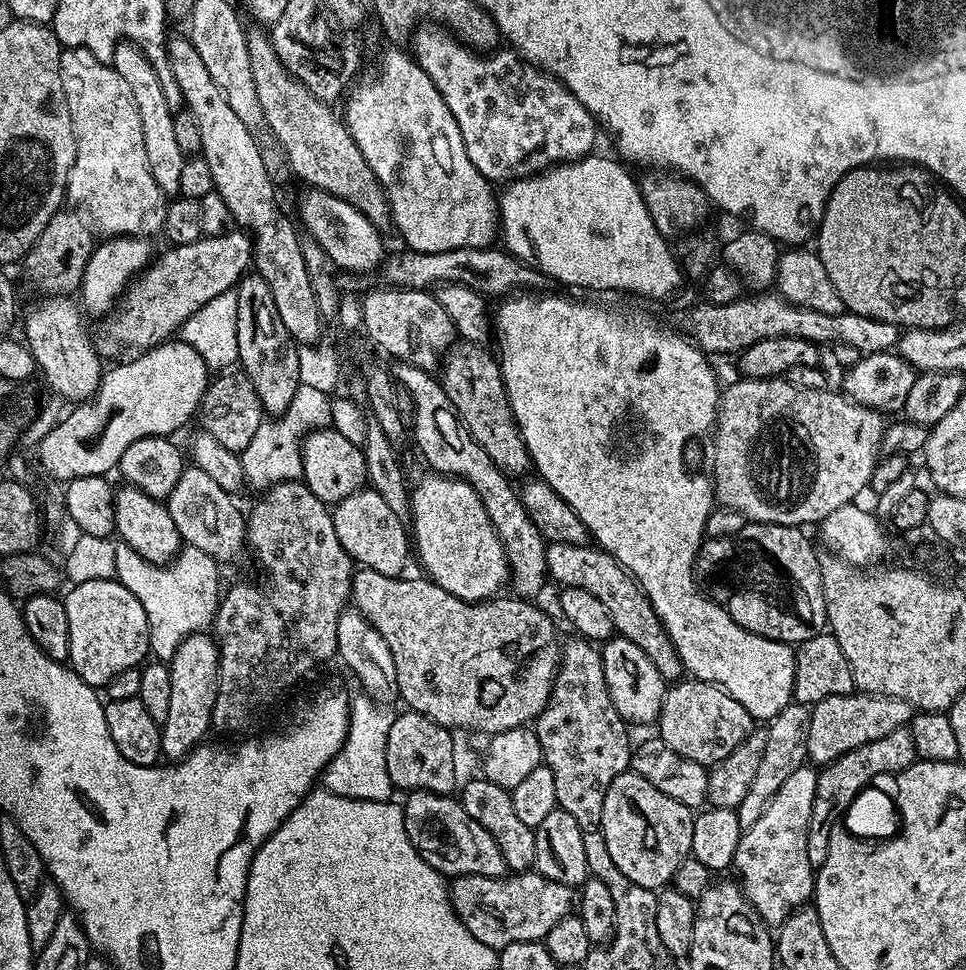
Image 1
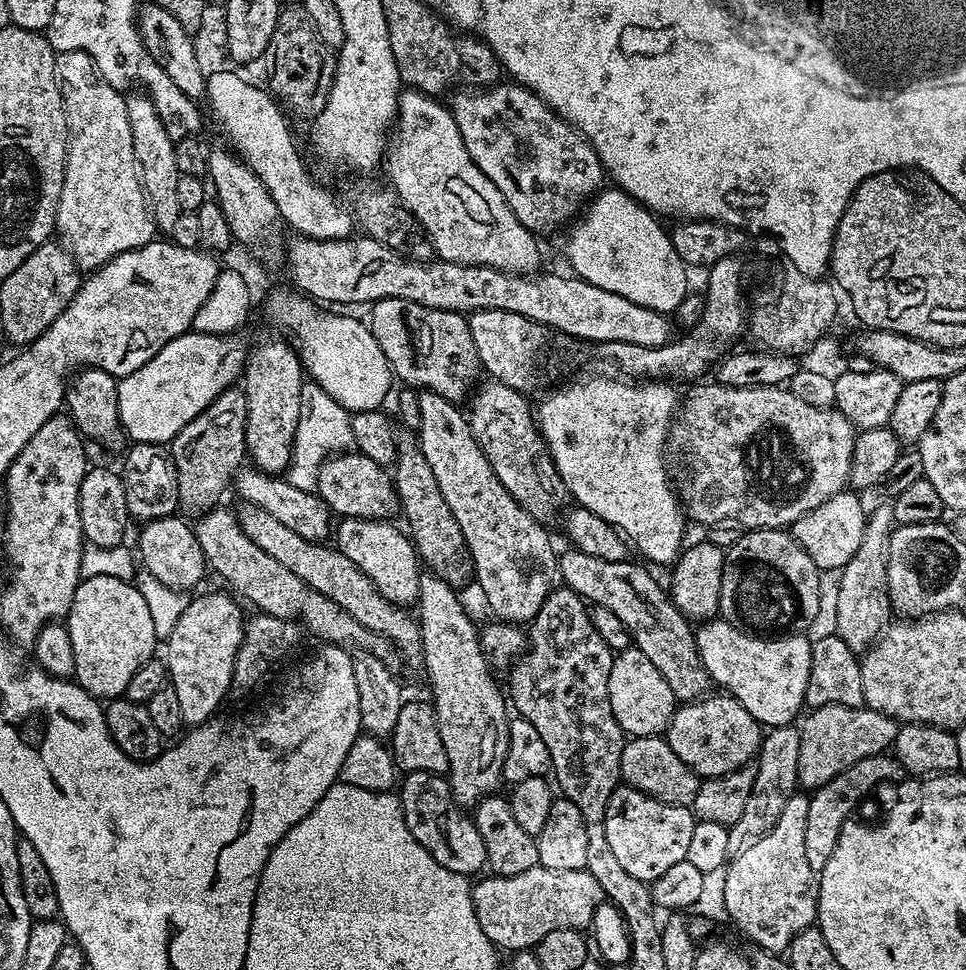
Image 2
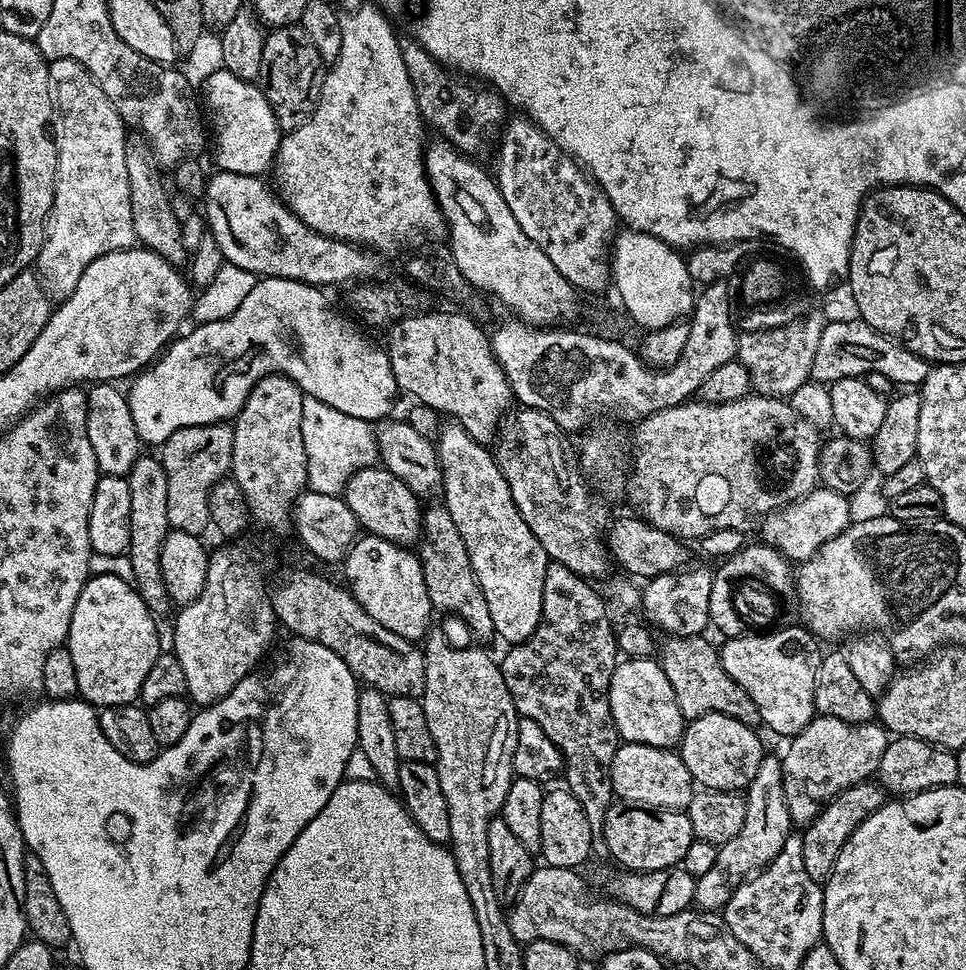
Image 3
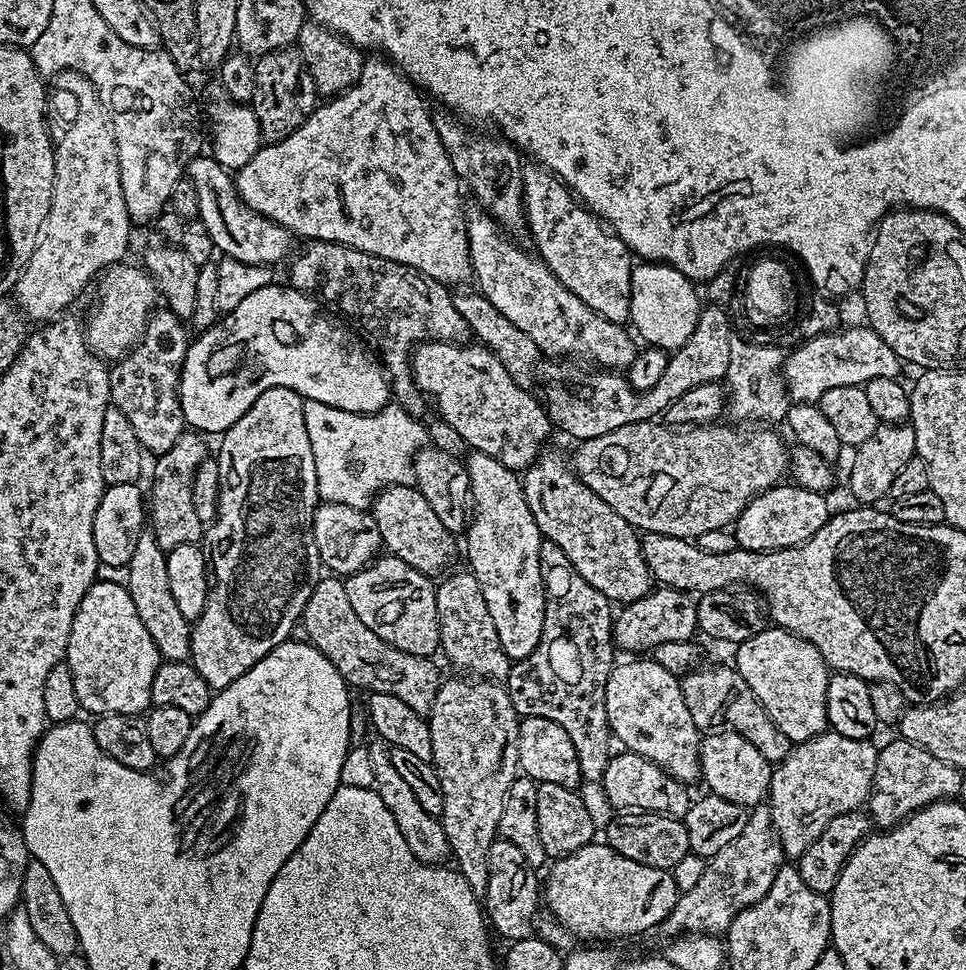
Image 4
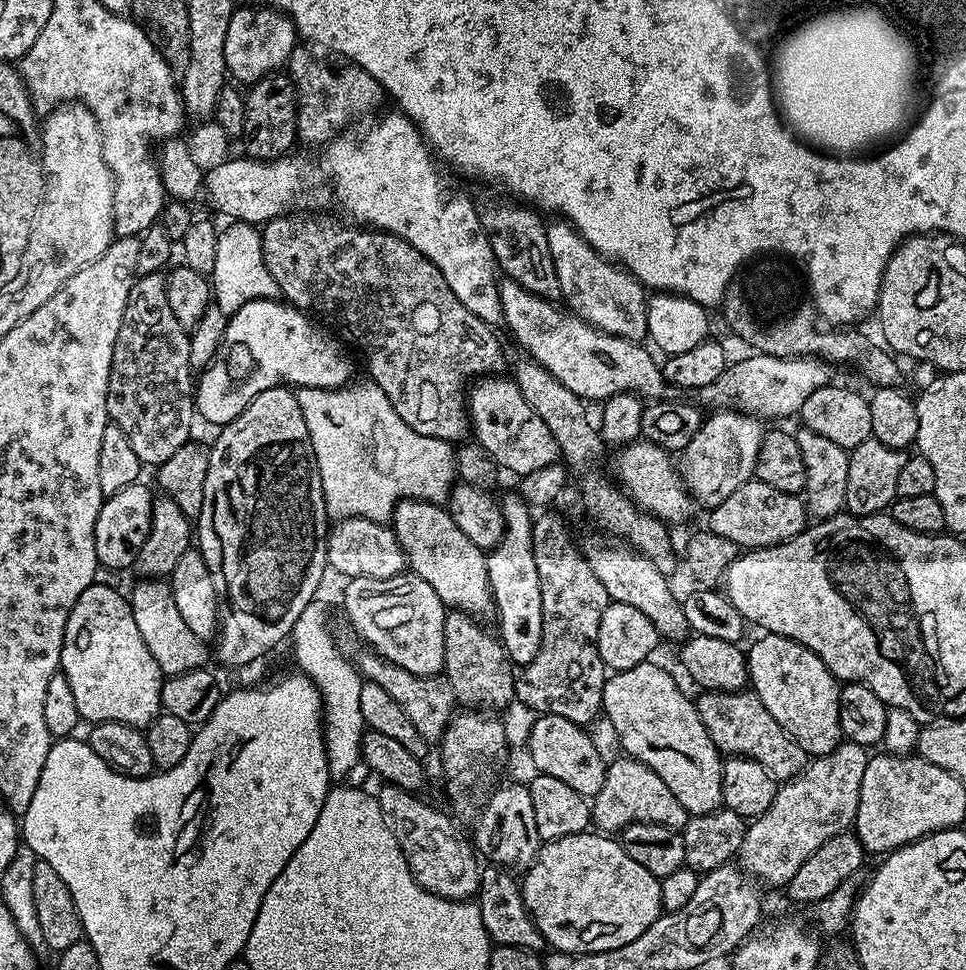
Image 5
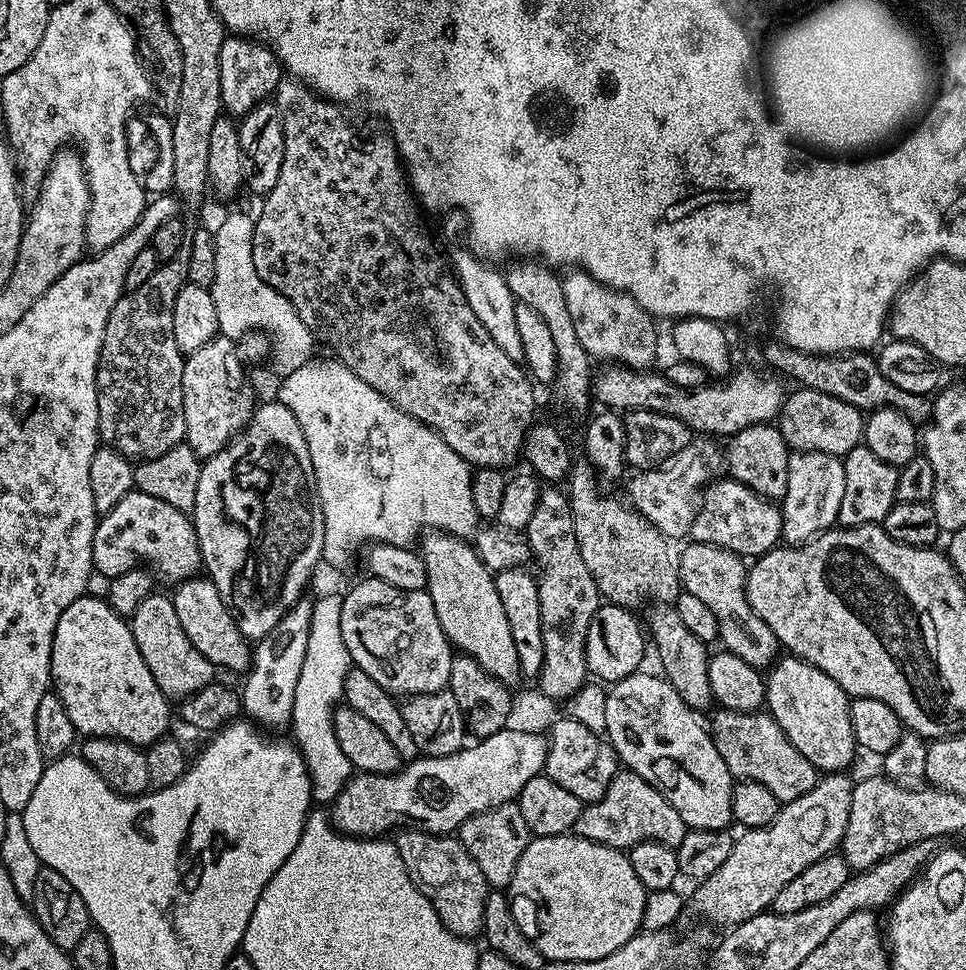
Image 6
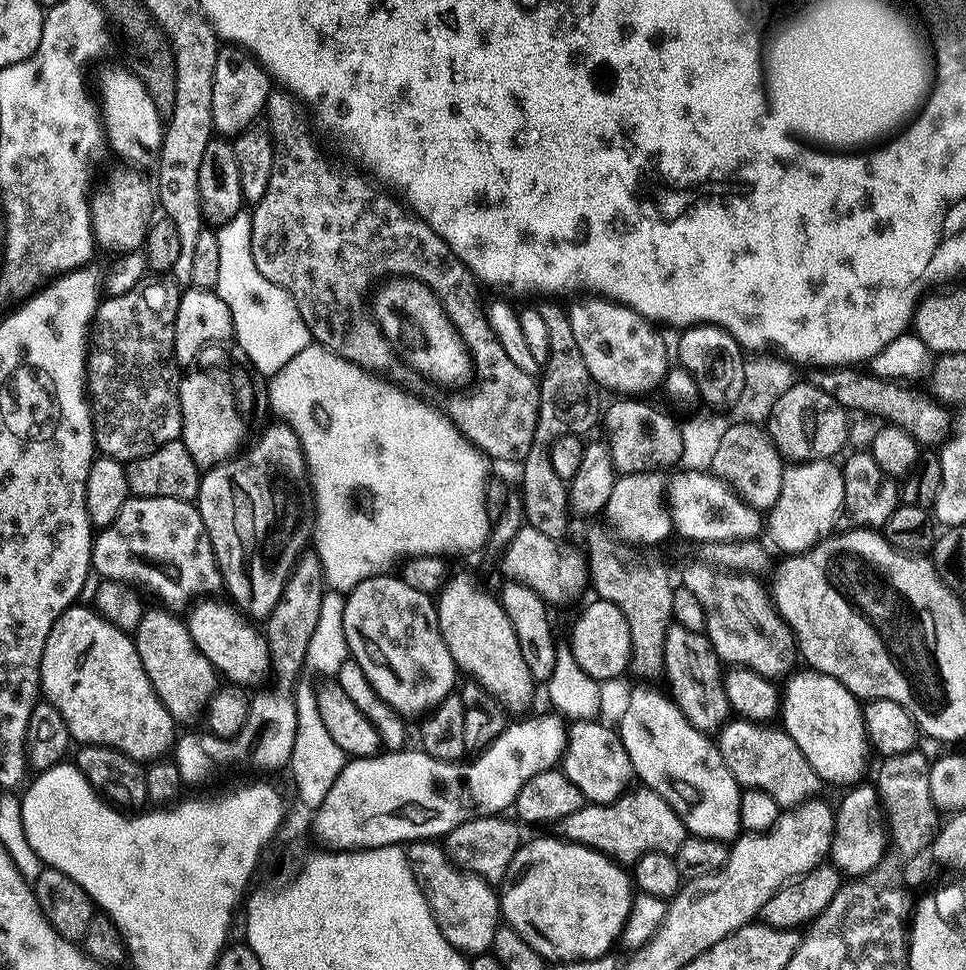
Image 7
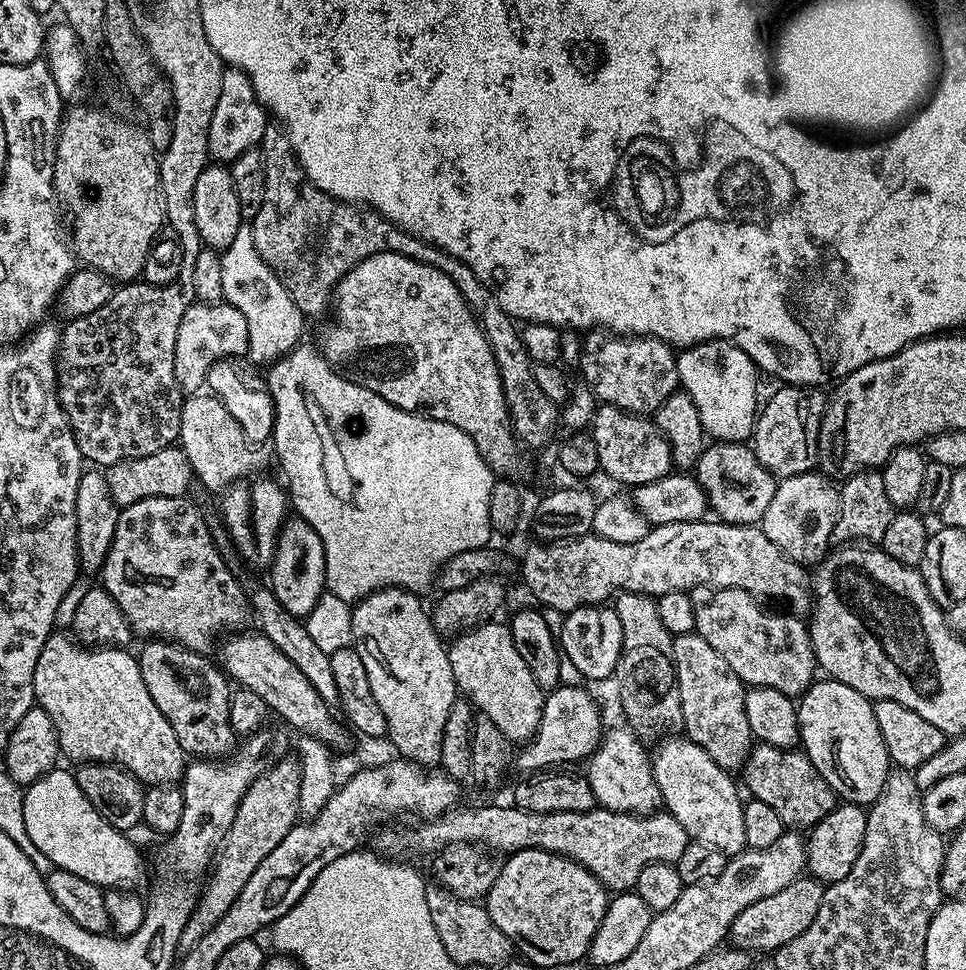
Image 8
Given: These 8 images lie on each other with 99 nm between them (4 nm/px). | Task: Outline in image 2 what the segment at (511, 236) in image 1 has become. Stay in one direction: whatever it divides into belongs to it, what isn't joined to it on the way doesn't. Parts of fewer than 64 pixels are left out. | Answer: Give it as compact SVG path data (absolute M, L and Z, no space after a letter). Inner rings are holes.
M615 186L605 187L592 197L583 209L582 215L575 221L572 233L564 244L564 256L573 273L580 279L594 286L602 286L602 290L610 290L614 294L622 294L622 298L630 298L630 302L638 302L638 306L646 306L655 312L675 313L676 308L690 293L688 287L689 269L678 258L678 250L674 250L671 235L660 224L653 213L649 212L632 196L627 196L622 189Z

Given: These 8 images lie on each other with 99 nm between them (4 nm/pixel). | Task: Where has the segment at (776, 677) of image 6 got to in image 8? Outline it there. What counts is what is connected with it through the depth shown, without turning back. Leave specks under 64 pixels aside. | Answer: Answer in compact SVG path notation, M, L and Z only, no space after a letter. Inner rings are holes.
M820 679L798 700L802 751L841 801L871 806L890 773L888 750L882 730L878 730L873 701L842 682Z

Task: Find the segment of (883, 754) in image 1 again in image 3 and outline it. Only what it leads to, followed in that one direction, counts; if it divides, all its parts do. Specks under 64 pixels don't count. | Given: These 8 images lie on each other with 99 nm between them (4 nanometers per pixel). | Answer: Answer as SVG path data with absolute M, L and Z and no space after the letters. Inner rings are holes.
M866 779L861 784L851 784L825 804L822 811L806 825L802 832L802 858L806 865L806 874L821 882L827 880L850 834L854 834L854 830L858 830L858 826L862 826L862 822L866 822L866 818L874 814L874 810L881 808L885 799L885 789L879 783Z

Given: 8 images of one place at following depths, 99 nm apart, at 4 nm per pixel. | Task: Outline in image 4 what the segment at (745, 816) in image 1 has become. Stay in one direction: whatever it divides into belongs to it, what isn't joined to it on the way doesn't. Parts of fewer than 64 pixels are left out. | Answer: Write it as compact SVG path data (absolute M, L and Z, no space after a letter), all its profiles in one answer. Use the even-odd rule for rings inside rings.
M767 803L757 804L748 812L746 830L742 830L742 834L738 834L738 838L734 838L730 846L718 850L718 854L714 854L705 863L702 879L691 890L681 892L680 900L662 925L663 931L672 932L668 934L703 934L715 937L727 933L730 922L734 922L739 912L746 910L746 906L754 906L754 902L766 898L766 890L774 886L774 878L785 864L784 848L776 836L776 827L772 825L772 809Z

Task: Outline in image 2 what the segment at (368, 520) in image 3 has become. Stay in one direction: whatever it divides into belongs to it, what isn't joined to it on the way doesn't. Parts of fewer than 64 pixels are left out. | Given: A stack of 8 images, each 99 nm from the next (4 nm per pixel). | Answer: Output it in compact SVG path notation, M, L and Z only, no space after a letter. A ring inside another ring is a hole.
M349 450L329 456L316 475L316 492L323 500L329 513L340 518L353 520L388 520L397 515L398 501L393 477L374 458L366 458L362 453Z

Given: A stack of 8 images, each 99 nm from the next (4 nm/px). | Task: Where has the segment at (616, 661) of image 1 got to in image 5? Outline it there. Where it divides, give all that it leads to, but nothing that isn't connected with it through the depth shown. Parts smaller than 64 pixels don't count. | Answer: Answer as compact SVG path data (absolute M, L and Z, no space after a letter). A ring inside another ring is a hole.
M645 662L609 675L604 681L603 715L608 715L620 744L633 760L640 760L682 802L689 817L710 814L724 803L722 753L714 746L693 697L676 685L664 668Z

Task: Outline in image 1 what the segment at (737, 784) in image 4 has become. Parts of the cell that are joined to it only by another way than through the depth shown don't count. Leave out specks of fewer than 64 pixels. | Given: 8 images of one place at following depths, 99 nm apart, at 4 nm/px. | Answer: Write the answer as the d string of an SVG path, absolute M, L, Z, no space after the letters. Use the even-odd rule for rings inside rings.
M684 678L673 683L664 693L658 736L682 758L711 766L722 762L722 758L726 758L726 754L730 754L738 742L752 733L753 727L751 714L738 702L734 702L734 698L730 698L730 694L723 692L717 684Z

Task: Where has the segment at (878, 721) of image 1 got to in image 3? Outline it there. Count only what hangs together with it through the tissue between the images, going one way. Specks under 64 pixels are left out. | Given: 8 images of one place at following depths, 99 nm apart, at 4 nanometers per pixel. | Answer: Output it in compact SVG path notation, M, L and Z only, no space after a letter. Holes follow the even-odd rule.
M813 716L797 736L787 741L788 749L782 752L782 790L786 790L786 806L793 825L808 825L839 792L875 777L889 739L888 729L879 722L851 724L842 722L842 718Z

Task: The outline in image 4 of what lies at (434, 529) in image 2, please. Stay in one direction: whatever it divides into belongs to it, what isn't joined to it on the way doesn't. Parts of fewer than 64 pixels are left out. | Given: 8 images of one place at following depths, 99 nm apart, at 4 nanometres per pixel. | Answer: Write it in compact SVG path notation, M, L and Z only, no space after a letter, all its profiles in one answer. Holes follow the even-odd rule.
M470 570L463 571L449 571L443 577L445 580L435 585L440 631L439 651L448 655L448 660L454 667L464 671L461 673L471 674L476 678L487 678L493 682L507 681L510 661L502 650L502 642L498 642L498 630L494 627L494 618L490 618L486 598L482 598L476 575Z

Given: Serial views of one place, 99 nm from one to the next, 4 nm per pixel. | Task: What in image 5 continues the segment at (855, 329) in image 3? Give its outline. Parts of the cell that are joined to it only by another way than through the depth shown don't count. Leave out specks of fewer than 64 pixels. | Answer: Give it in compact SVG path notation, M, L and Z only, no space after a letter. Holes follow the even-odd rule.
M748 354L745 360L729 363L728 367L710 386L695 389L694 400L704 410L735 410L765 421L779 416L795 417L802 402L814 390L829 387L833 370L824 360L814 356L772 357Z

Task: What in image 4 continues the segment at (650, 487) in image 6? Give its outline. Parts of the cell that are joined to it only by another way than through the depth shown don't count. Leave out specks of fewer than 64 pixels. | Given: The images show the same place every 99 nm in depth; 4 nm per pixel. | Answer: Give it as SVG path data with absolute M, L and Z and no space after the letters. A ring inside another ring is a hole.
M734 338L730 342L730 366L726 366L726 374L724 375L724 380L726 381L726 412L730 417L733 416L733 421L736 422L748 422L744 420L756 420L752 422L772 422L768 420L780 420L783 421L788 415L788 405L790 403L790 397L788 395L788 387L784 381L783 367L784 367L784 357L786 355L785 349L783 347L769 344L767 342L757 342L751 338Z

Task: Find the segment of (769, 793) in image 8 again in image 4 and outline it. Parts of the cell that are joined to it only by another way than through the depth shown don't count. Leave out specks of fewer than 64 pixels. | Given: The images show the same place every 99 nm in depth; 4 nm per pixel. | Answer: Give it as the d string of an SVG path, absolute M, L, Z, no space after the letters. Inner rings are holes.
M712 664L709 668L697 666L691 672L683 673L680 680L682 698L686 702L686 710L690 710L690 718L694 718L694 726L701 734L709 729L727 729L730 732L740 732L766 758L777 765L792 752L794 747L791 740L778 730L778 726L770 718L767 710L760 705L754 690L746 686L746 678L736 671L735 667L724 664Z

